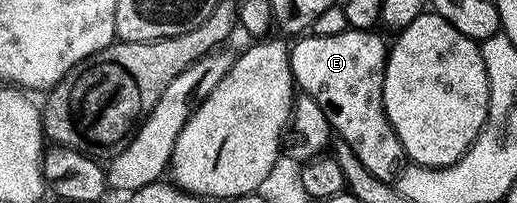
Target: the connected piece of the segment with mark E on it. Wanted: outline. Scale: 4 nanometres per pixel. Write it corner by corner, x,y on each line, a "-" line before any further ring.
347,29
337,36
319,37
307,34
296,39
290,47
289,63
296,87
309,94
327,116
334,133
348,142
371,175
392,183
398,176
404,159
404,150
387,120
383,104
383,80
388,47
376,31

